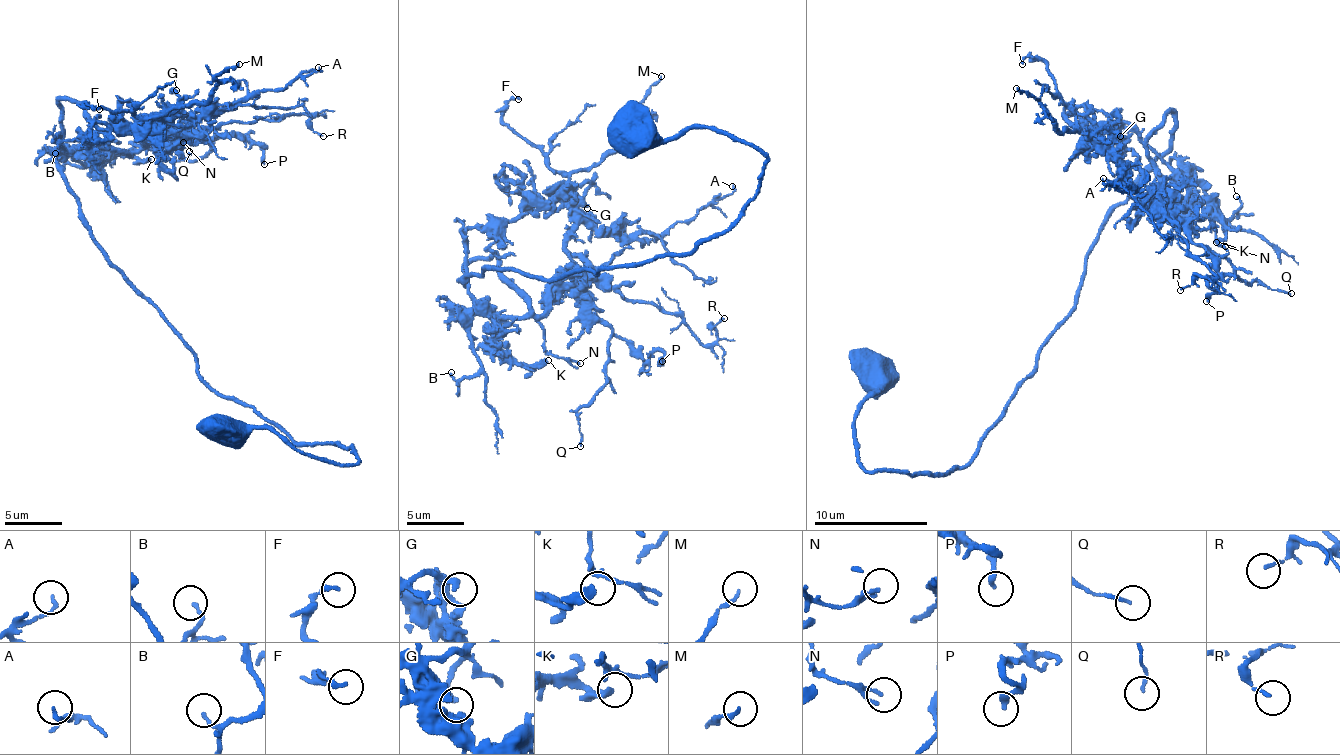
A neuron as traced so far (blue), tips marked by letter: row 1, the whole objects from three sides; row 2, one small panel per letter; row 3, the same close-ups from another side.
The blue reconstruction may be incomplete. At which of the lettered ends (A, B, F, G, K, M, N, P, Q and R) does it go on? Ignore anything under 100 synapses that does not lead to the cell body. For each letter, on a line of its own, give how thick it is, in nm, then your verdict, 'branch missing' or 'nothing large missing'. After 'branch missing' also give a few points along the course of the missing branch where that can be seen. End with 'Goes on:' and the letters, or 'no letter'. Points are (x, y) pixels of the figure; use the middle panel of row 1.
A: calibre 130 nm; nothing large missing
B: calibre 150 nm; nothing large missing
F: calibre 190 nm; nothing large missing
G: calibre 170 nm; nothing large missing
K: calibre 200 nm; nothing large missing
M: calibre 180 nm; nothing large missing
N: calibre 100 nm; nothing large missing
P: calibre 280 nm; nothing large missing
Q: calibre 130 nm; nothing large missing
R: calibre 120 nm; nothing large missing
Goes on: no letter

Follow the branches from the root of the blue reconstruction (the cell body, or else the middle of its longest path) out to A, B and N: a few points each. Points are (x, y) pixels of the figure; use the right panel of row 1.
A: (878, 373), (856, 417), (858, 462), (964, 467), (1159, 155), (1118, 127), (1103, 153), (1133, 191), (1103, 178)
B: (878, 373), (856, 417), (858, 462), (964, 467), (1156, 158), (1223, 218), (1236, 196)
N: (878, 373), (856, 417), (858, 462), (961, 468), (1156, 158), (1225, 246)

